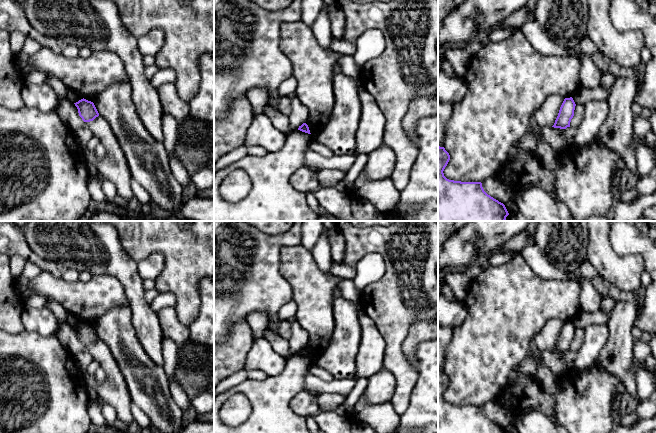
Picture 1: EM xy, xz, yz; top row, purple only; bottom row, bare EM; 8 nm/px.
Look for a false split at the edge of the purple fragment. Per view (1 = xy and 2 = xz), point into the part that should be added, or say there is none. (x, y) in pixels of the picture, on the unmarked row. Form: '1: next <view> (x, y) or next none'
1: next none
2: next none

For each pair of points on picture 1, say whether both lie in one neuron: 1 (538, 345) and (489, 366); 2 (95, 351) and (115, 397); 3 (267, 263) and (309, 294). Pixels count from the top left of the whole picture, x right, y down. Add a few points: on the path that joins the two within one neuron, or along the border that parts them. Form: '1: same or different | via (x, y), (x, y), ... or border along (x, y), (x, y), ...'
1: different | border along (543, 325), (534, 337), (531, 346)
2: same | via (106, 362), (110, 366), (115, 383), (118, 386)
3: different | border along (279, 249), (279, 273), (288, 282), (292, 292)

